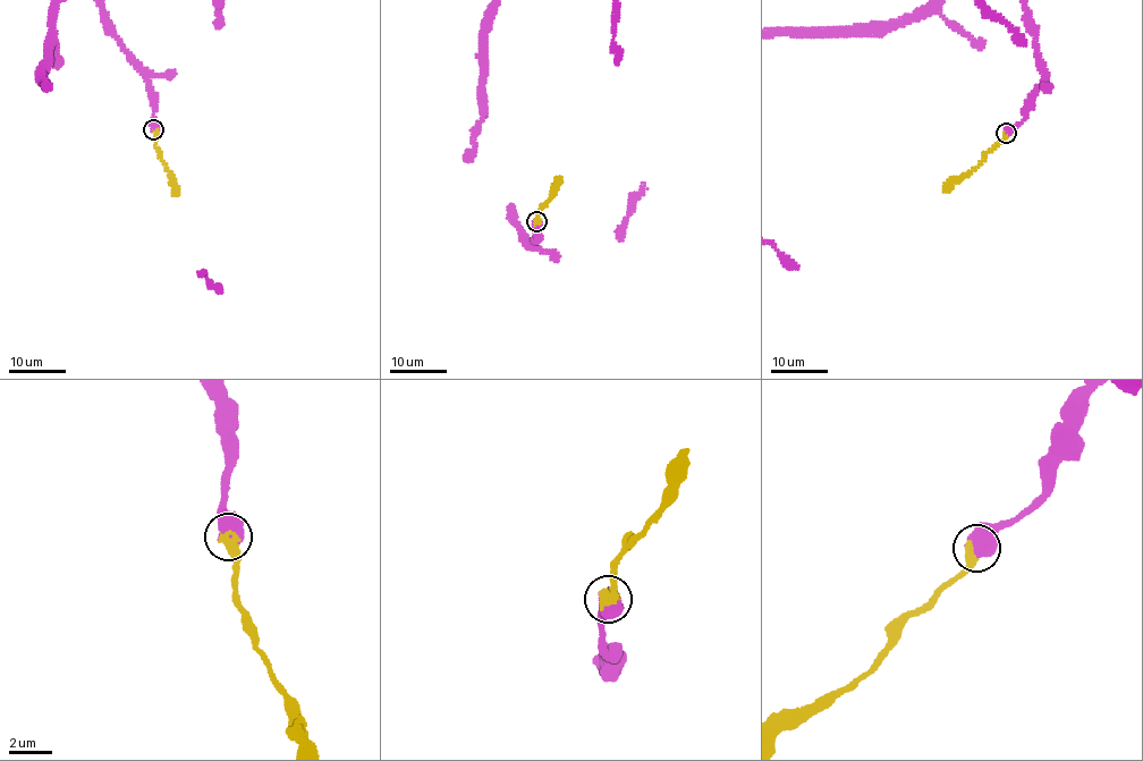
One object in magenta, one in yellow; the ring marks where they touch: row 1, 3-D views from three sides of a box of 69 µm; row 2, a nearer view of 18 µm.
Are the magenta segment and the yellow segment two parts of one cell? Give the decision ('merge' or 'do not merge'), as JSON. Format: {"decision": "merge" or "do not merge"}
{"decision": "merge"}

